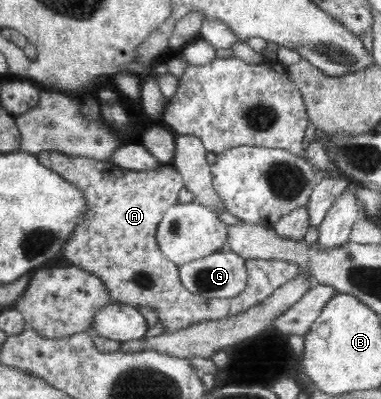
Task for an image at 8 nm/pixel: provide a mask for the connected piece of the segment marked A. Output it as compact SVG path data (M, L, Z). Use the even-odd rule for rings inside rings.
M43 150L43 152L36 154L36 157L39 159L39 162L47 169L56 172L63 180L70 182L73 186L77 188L81 188L81 193L85 195L85 199L87 199L87 210L84 212L84 221L79 221L75 228L72 230L72 235L66 240L64 247L61 249L60 256L65 258L69 264L73 266L77 266L91 274L95 274L101 279L101 282L105 285L105 288L109 288L108 295L113 303L127 303L128 305L133 305L134 307L137 306L148 306L155 311L155 314L158 316L158 322L162 328L163 333L171 334L173 332L177 332L177 330L185 329L188 326L191 326L195 323L201 321L214 321L217 319L222 319L225 317L233 317L235 314L242 313L243 311L249 310L252 306L258 305L260 302L263 302L266 298L269 298L275 290L279 287L283 286L283 284L287 284L290 280L297 277L301 270L297 263L291 263L291 261L284 261L283 259L260 259L260 258L247 258L245 259L245 264L248 270L248 281L246 282L245 288L243 289L242 293L236 294L234 297L231 298L214 298L214 299L204 299L201 296L193 294L189 292L180 281L178 275L178 266L175 265L172 261L166 258L166 256L161 252L159 248L158 242L155 239L155 233L157 225L161 220L161 217L167 209L170 209L175 203L178 203L179 199L179 192L184 186L184 180L181 176L181 173L172 166L172 164L163 164L159 168L148 170L148 171L136 171L136 170L127 170L122 169L120 166L113 164L110 160L105 161L98 161L97 159L83 157L83 156L65 156L62 152L57 152L55 150Z

